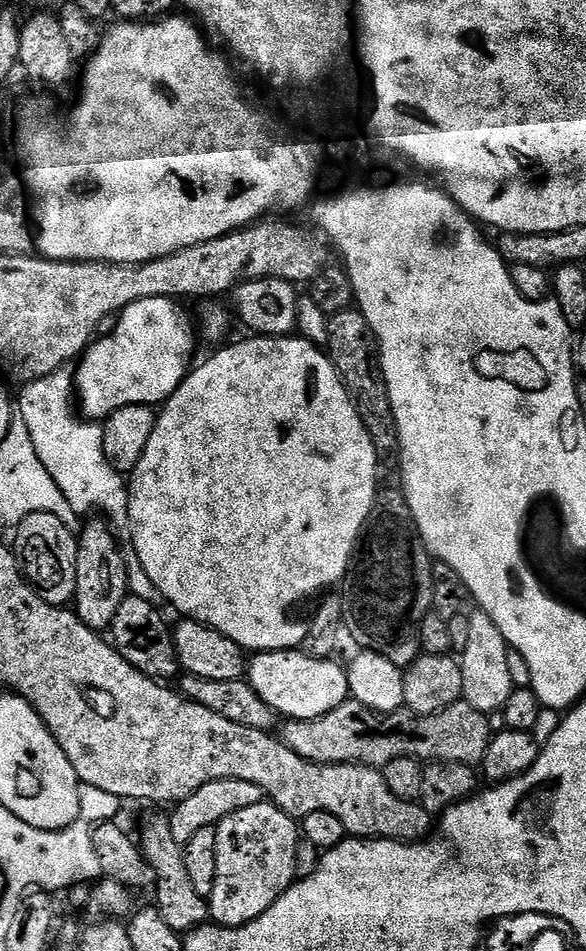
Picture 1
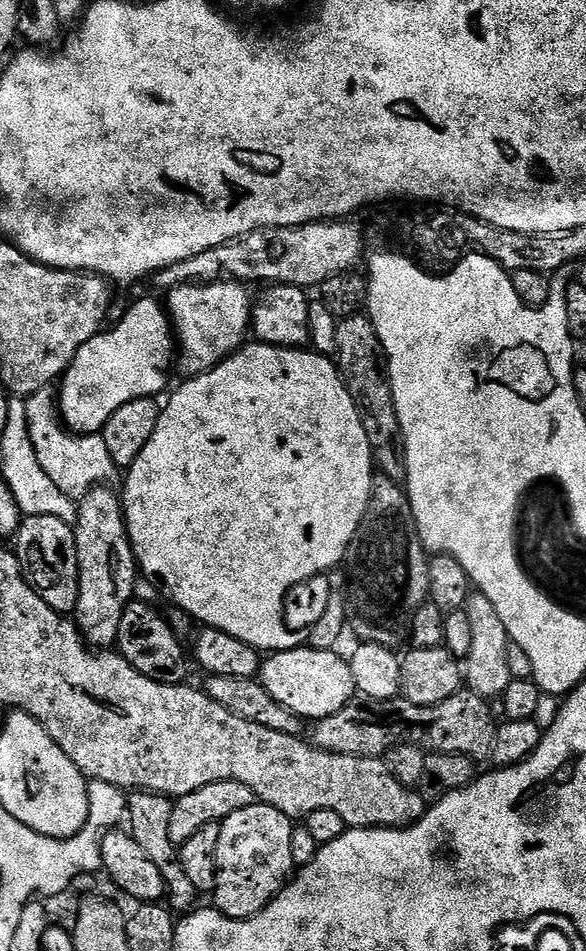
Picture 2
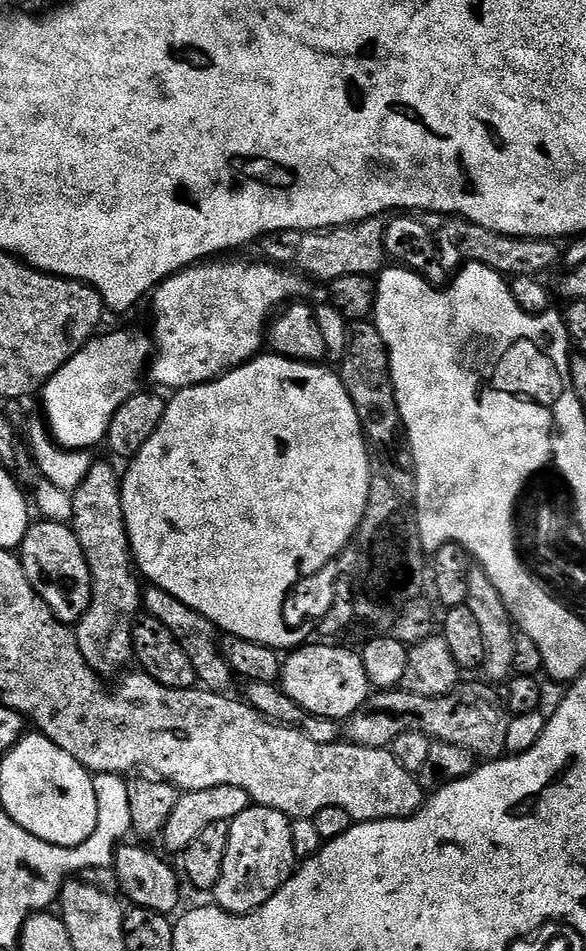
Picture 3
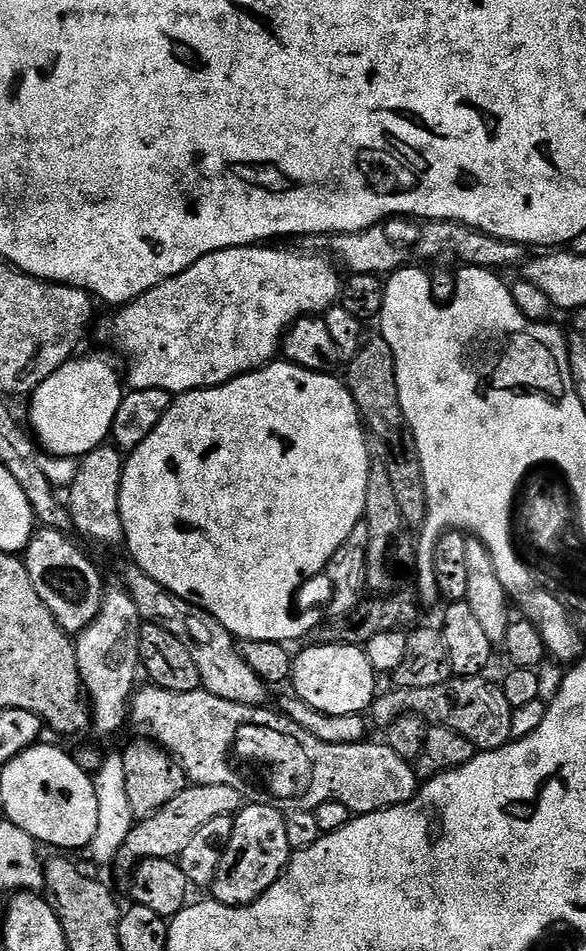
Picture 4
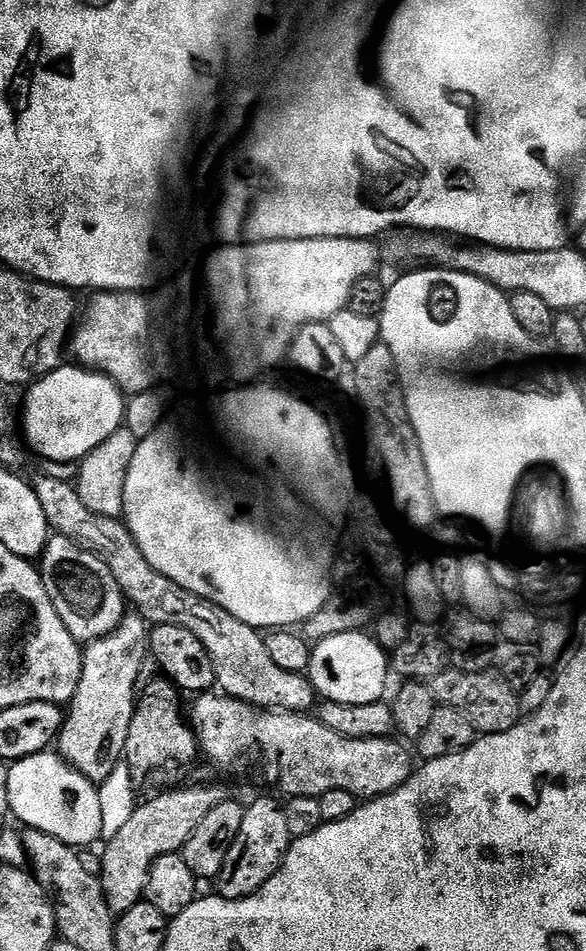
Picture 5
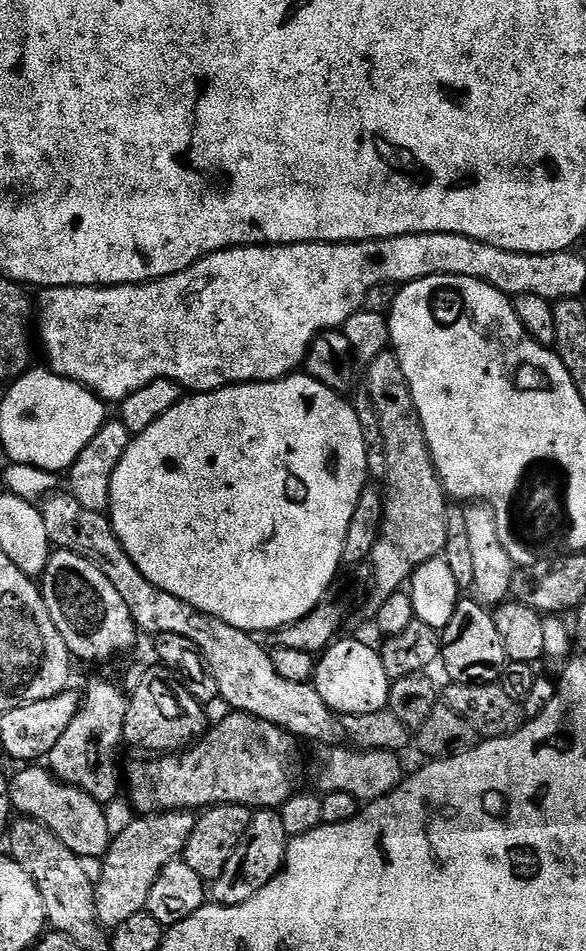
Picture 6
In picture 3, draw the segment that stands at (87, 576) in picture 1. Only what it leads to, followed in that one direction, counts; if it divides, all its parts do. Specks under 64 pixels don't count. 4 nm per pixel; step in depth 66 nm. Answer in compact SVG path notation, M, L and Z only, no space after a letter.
M93 462L86 478L82 478L76 491L71 493L70 527L82 546L92 579L90 606L75 625L74 635L82 658L86 658L88 665L102 678L119 677L125 671L123 668L133 663L132 627L142 608L142 584L134 571L132 547L124 521L121 483L119 471L116 473L108 464Z

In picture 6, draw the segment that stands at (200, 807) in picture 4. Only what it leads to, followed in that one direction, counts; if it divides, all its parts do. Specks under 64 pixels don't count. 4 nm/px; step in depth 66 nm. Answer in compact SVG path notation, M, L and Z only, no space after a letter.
M158 811L152 816L133 818L122 834L111 837L108 851L102 857L100 880L98 876L95 881L96 909L105 929L122 926L122 922L128 921L133 914L147 909L150 890L154 890L158 874L183 853L195 825L196 816L191 811Z

